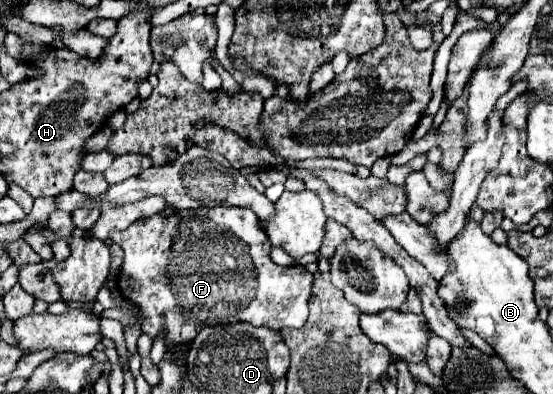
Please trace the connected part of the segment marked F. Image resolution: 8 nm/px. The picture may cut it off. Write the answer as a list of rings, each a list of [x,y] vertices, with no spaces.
[[[218,205],[216,209],[184,209],[184,213],[174,213],[172,217],[152,215],[146,221],[132,223],[124,231],[114,231],[110,237],[124,251],[118,287],[128,301],[138,305],[144,317],[142,331],[150,337],[156,337],[162,327],[166,327],[168,343],[180,343],[192,341],[208,323],[220,325],[246,321],[254,327],[268,327],[276,331],[284,327],[302,327],[306,323],[314,275],[304,267],[280,267],[270,259],[272,243],[252,209]]]

